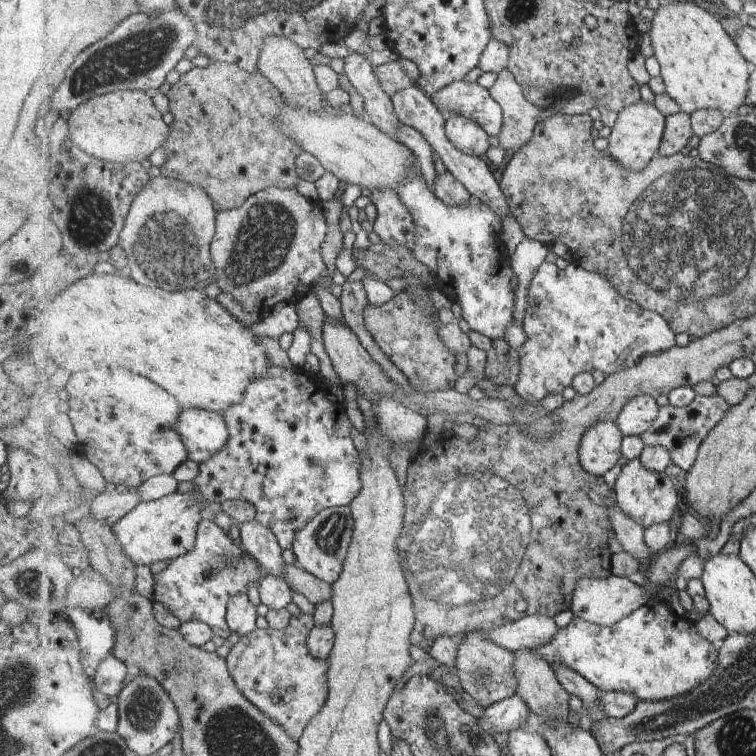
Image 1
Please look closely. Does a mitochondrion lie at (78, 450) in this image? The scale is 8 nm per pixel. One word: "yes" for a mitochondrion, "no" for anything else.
no

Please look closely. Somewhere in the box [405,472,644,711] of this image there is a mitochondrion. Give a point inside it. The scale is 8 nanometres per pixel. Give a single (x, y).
(480, 680)

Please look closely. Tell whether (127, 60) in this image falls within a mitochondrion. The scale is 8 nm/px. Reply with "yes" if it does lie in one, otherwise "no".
yes

